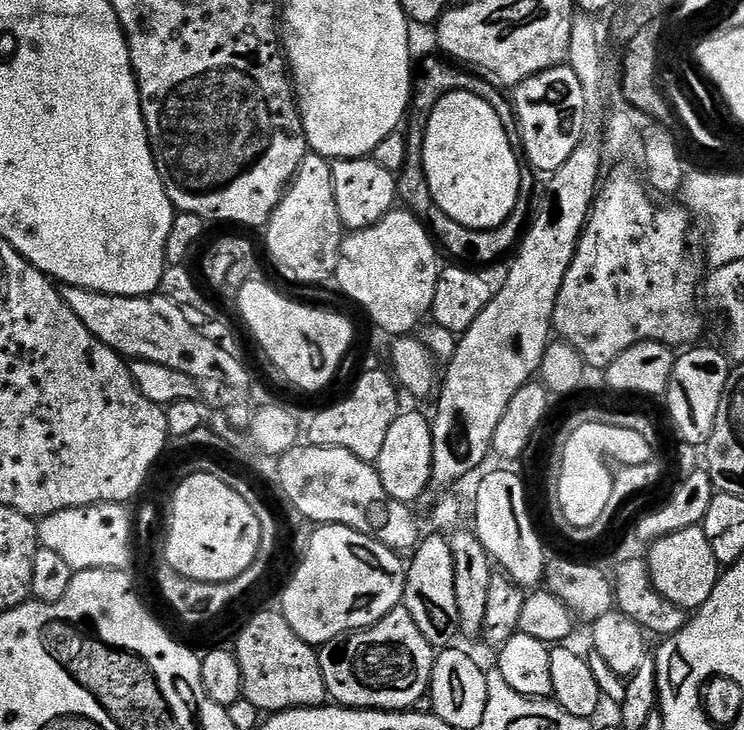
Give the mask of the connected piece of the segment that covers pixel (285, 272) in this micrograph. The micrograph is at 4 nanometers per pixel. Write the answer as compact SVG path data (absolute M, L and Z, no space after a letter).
M309 154L302 158L292 183L288 185L284 197L278 202L274 214L268 220L268 256L274 267L280 271L284 280L292 284L320 284L323 280L331 281L336 274L340 257L340 241L346 235L344 224L338 218L338 202L334 202L334 182L332 165L325 157Z

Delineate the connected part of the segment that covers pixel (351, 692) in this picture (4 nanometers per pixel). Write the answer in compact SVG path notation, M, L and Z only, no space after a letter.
M403 606L390 610L390 614L368 628L319 645L318 651L328 696L336 699L333 701L337 705L398 712L411 709L415 700L425 699L432 678L434 645L414 626L410 610Z

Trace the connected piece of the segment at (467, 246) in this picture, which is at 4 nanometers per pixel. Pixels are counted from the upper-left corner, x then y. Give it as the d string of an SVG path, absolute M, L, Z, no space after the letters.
M412 136L412 140L410 140L406 137L406 162L404 165L407 166L408 172L405 172L402 169L401 172L398 173L399 199L403 201L403 203L405 200L405 202L408 203L405 205L411 206L416 215L421 218L427 218L431 212L434 213L432 216L432 224L430 223L431 231L438 237L439 247L443 249L443 251L445 248L445 250L456 259L453 261L463 262L468 266L480 266L476 264L492 264L495 260L502 259L504 255L507 257L509 253L517 247L518 241L521 239L522 233L525 231L526 221L529 219L530 213L533 211L534 193L537 191L535 180L537 177L534 175L531 167L521 167L518 202L514 206L510 218L506 218L506 222L502 222L502 226L498 226L497 228L487 228L486 230L478 230L475 232L472 228L467 228L458 222L454 222L447 216L447 214L445 214L445 212L439 210L434 211L432 195L428 189L426 174L424 173L424 139L416 140L416 136Z

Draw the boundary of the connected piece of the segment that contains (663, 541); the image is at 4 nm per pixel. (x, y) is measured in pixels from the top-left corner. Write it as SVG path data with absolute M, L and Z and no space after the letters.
M685 526L680 530L666 533L665 536L651 541L649 548L652 549L646 552L648 573L652 579L652 585L664 595L665 600L684 606L687 605L687 600L692 600L696 595L699 597L709 591L714 573L718 568L718 561L712 555L710 542L706 542L703 527Z

